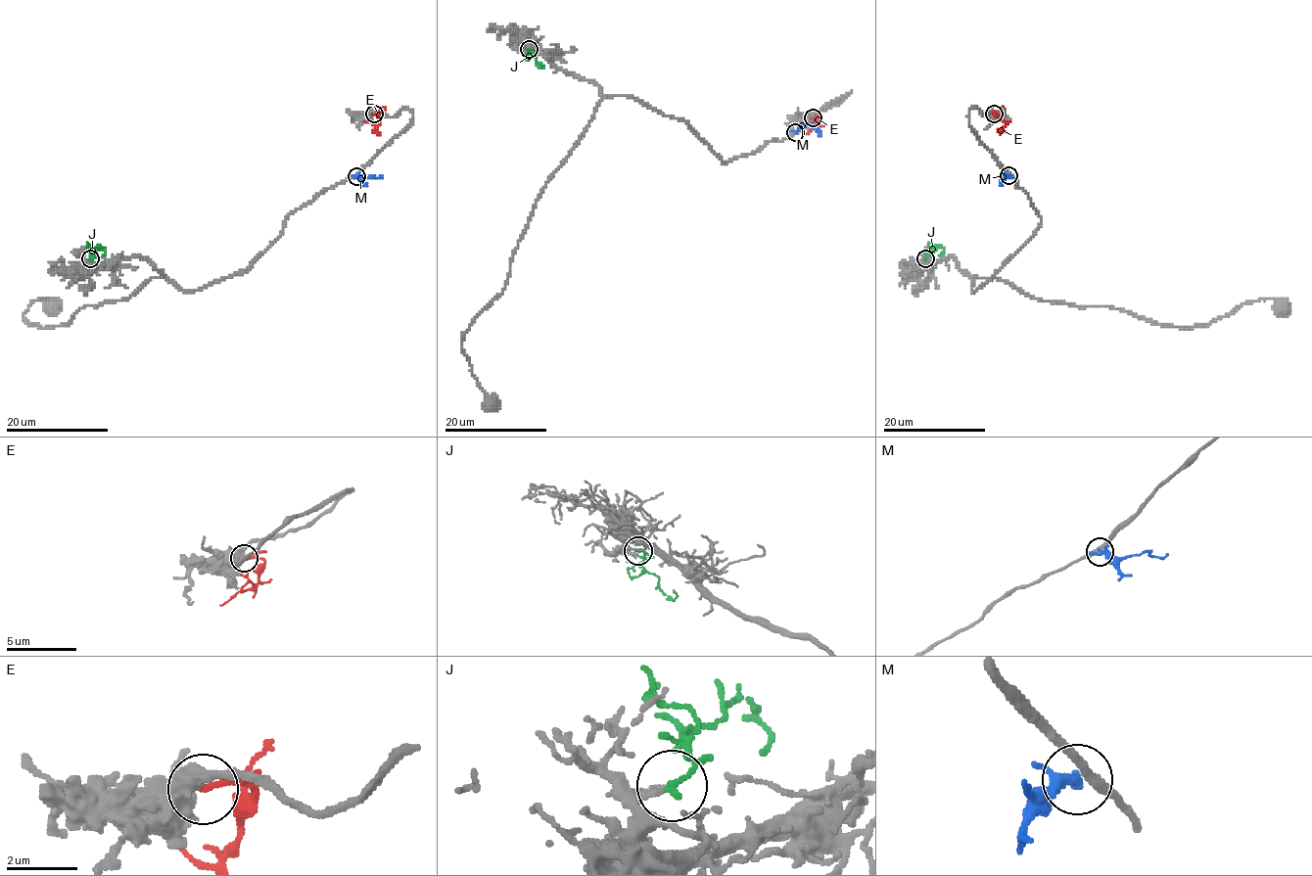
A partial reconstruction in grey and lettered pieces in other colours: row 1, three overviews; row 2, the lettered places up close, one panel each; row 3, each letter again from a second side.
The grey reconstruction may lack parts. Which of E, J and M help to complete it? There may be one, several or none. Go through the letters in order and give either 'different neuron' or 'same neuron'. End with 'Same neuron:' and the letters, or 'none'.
E: different neuron
J: same neuron
M: different neuron
Same neuron: J

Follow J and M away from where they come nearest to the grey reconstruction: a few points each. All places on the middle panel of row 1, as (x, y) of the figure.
J: (529, 49), (541, 67), (541, 63)
M: (795, 131), (804, 125), (812, 125), (820, 135)

